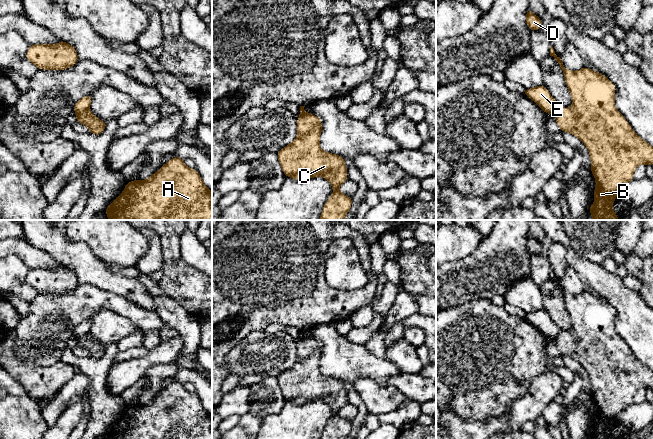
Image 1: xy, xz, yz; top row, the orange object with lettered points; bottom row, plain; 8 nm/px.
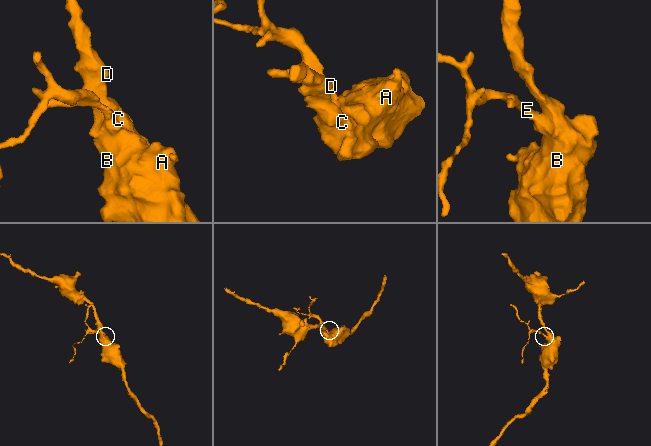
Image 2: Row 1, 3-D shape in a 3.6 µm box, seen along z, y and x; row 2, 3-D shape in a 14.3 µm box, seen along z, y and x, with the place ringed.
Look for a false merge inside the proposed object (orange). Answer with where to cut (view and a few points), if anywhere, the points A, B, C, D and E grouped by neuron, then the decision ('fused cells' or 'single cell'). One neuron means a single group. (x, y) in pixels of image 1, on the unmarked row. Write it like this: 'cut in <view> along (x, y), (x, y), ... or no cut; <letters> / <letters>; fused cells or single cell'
cut in xy along (88, 332), (75, 337); A B C D / E; fused cells

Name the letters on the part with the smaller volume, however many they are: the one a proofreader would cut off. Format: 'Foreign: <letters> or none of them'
Foreign: E

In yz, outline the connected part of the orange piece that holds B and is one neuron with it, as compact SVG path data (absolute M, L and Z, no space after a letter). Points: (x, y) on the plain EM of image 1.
M550 271L550 280L560 289L566 310L572 322L572 331L561 331L555 343L561 356L569 356L587 371L591 384L591 396L595 401L596 412L592 417L595 425L588 434L591 439L617 439L612 428L616 417L633 404L635 393L640 389L653 389L653 371L638 360L615 331L615 309L606 300L590 292L578 295L566 293L560 281Z

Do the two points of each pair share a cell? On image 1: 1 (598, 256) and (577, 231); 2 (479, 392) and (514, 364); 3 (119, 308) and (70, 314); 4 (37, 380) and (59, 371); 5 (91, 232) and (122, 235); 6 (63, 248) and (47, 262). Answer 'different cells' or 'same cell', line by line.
1: same cell
2: same cell
3: same cell
4: same cell
5: same cell
6: different cells

